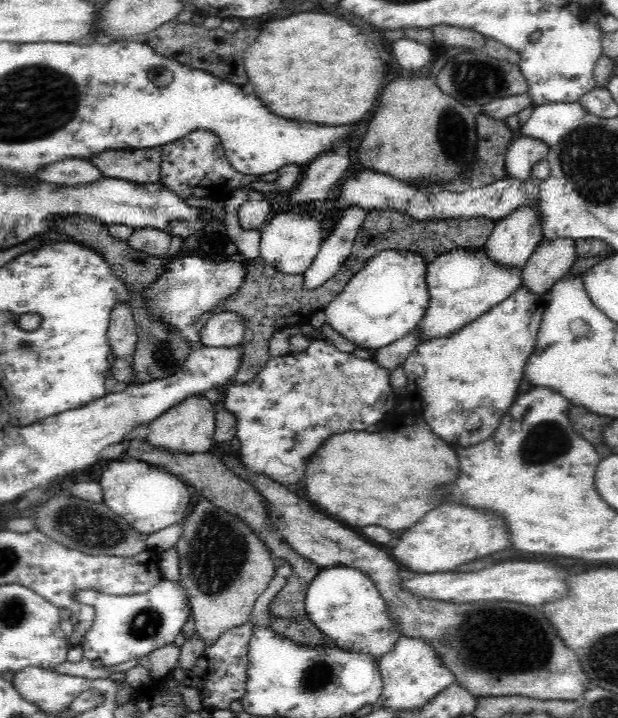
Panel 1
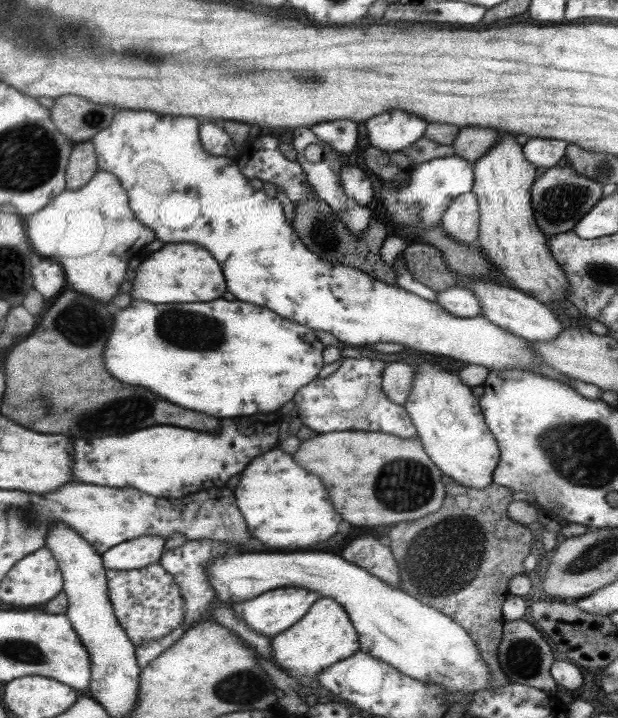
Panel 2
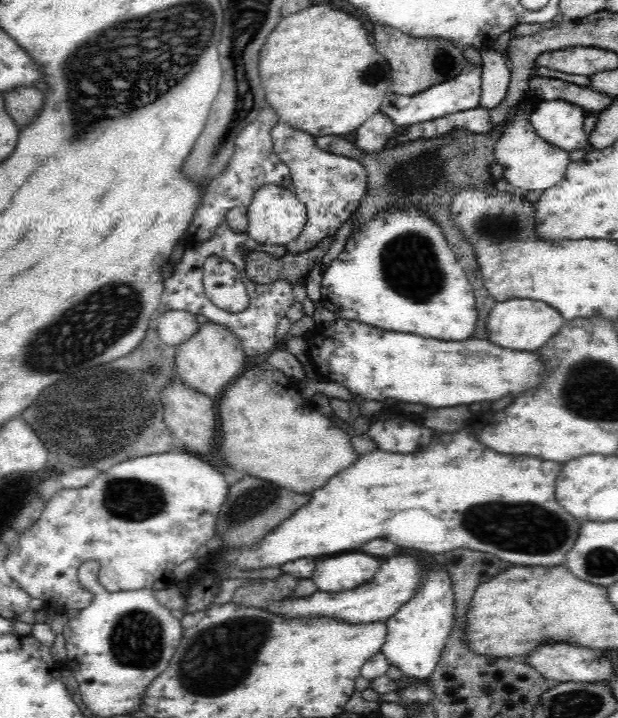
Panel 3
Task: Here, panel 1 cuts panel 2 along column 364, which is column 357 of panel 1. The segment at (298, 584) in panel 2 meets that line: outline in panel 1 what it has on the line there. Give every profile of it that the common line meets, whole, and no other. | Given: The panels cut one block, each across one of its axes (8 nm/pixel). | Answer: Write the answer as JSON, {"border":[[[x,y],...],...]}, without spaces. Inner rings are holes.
{"border":[[[326,568],[322,570],[306,592],[306,616],[318,628],[318,632],[332,642],[338,650],[360,652],[382,658],[396,648],[402,638],[400,628],[390,620],[386,602],[382,600],[370,578],[354,568]]]}

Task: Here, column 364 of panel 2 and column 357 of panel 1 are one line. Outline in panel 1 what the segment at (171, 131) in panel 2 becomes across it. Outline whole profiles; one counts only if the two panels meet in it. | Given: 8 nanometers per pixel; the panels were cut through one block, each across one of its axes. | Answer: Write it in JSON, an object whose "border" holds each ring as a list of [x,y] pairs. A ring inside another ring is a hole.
{"border":[[[388,250],[374,256],[346,288],[326,306],[326,324],[332,326],[346,340],[364,350],[386,348],[416,330],[424,318],[430,302],[426,284],[428,262],[412,252]]]}

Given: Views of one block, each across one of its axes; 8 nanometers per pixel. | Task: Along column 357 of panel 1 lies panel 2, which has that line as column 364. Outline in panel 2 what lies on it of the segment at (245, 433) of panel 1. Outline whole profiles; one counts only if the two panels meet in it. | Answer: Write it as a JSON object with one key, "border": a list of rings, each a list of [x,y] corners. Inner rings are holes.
{"border":[[[343,358],[341,366],[327,378],[305,384],[295,392],[293,402],[299,406],[299,420],[317,434],[327,432],[381,432],[397,436],[401,440],[417,440],[417,428],[413,426],[405,406],[391,402],[383,388],[381,376],[387,362],[377,358]]]}

